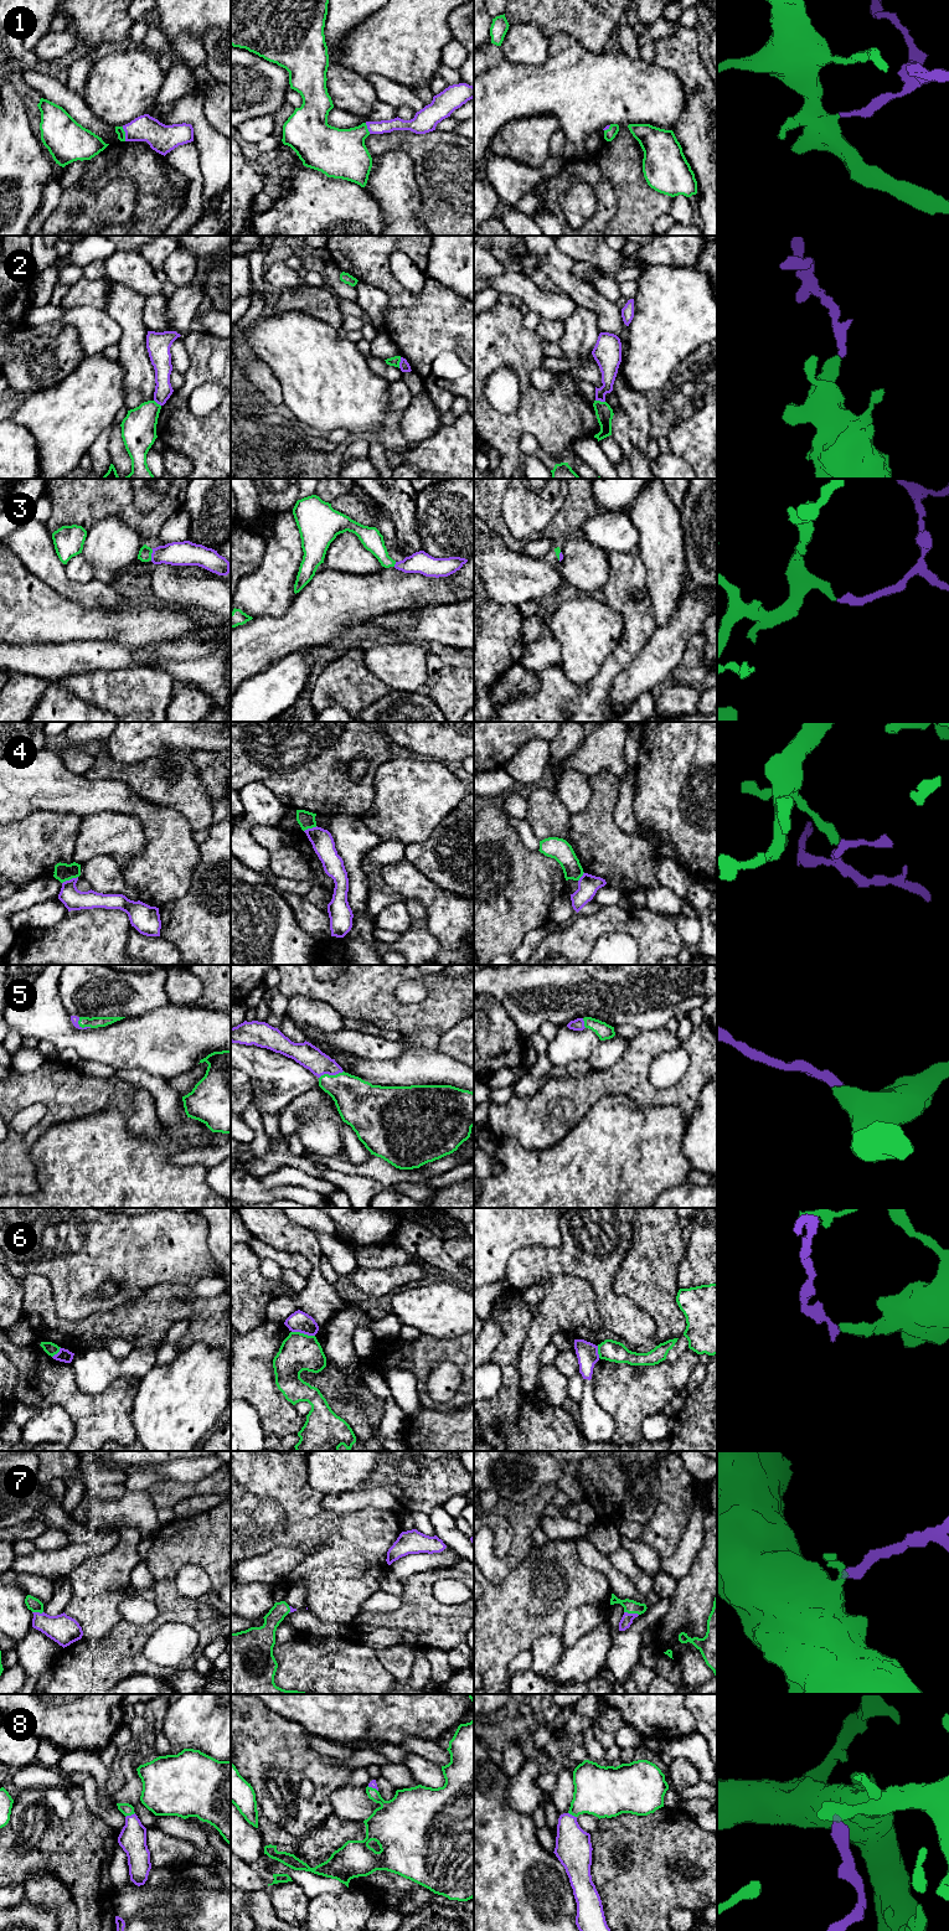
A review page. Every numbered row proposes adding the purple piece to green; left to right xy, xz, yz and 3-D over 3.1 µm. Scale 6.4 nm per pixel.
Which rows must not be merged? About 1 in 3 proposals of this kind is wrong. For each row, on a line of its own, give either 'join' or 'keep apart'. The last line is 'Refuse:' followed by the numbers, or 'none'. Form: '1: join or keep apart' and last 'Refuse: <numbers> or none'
1: join
2: keep apart
3: join
4: keep apart
5: join
6: keep apart
7: join
8: join
Refuse: 2, 4, 6

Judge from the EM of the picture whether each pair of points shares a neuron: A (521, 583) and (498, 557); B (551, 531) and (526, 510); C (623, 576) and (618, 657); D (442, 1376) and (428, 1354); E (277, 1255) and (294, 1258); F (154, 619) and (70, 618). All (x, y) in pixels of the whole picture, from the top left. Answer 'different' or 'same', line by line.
A: same
B: different
C: same
D: different
E: same
F: same

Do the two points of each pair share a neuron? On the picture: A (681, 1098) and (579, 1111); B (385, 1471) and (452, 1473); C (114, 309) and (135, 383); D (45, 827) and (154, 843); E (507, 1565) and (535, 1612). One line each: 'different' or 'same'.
A: same
B: same
C: same
D: different
E: different

